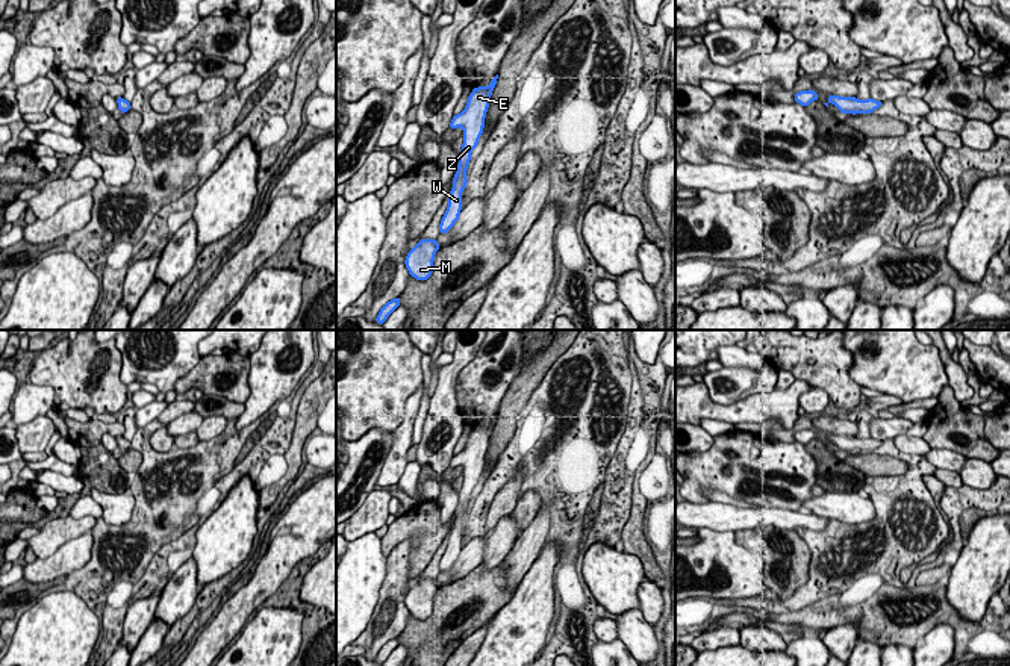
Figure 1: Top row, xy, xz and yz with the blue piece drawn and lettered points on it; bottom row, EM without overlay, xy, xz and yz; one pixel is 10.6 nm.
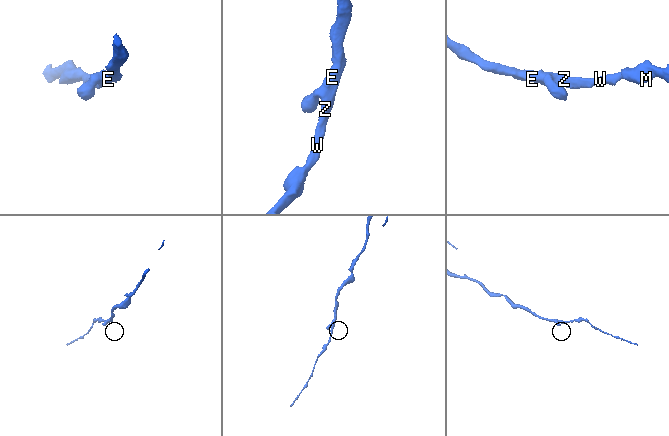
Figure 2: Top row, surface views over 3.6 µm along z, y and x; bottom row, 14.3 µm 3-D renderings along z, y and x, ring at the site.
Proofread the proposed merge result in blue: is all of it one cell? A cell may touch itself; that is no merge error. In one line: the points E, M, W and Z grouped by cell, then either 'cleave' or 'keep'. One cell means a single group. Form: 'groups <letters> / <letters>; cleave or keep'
groups E M W Z; keep

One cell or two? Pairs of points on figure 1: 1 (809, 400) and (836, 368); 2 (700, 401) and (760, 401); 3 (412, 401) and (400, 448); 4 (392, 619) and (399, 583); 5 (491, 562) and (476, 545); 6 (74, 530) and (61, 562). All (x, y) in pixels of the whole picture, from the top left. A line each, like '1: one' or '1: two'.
1: two
2: one
3: one
4: one
5: two
6: two

